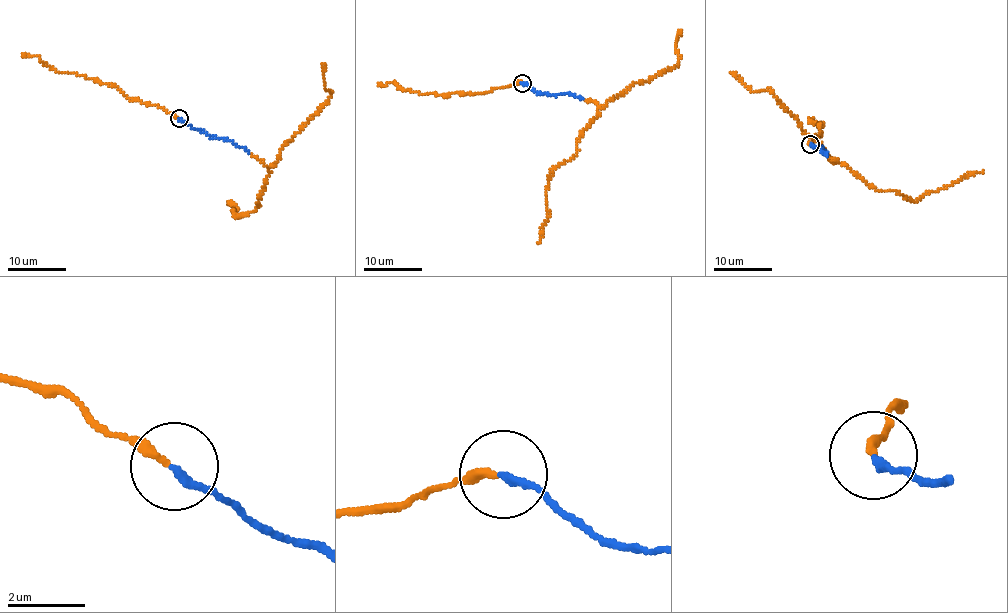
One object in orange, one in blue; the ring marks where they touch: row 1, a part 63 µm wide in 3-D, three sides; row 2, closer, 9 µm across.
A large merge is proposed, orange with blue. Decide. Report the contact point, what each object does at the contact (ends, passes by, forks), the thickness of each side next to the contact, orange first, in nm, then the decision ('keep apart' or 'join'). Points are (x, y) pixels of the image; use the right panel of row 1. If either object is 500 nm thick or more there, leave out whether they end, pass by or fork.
at (810, 144); orange ends there; blue ends there; 200 nm thick on the orange side, 200 nm on the other; join

